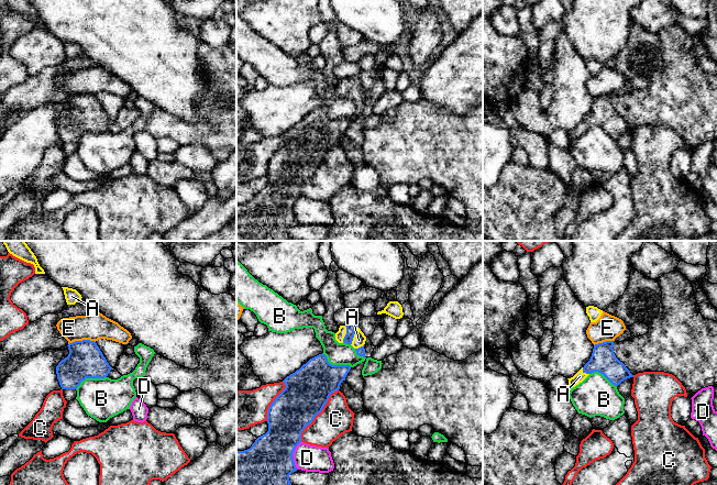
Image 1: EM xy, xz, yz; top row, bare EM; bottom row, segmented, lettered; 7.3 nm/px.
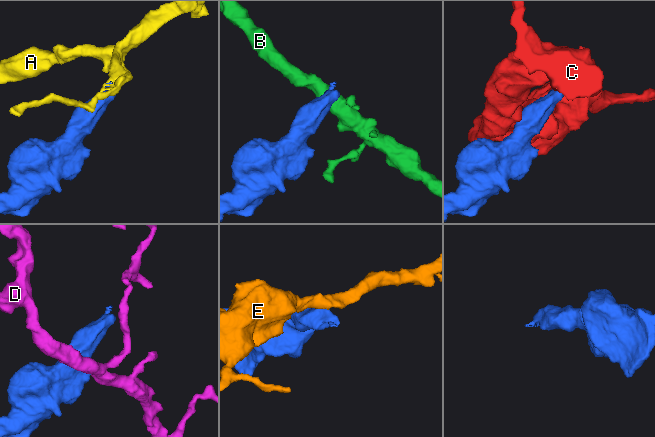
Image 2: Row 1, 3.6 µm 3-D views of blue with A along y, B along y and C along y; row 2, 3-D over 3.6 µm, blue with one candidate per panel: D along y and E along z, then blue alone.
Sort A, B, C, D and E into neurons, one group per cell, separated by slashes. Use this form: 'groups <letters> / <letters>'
groups A / B / C / D / E

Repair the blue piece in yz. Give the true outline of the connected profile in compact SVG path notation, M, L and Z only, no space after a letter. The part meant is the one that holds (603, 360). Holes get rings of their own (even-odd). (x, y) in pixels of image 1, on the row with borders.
M614 341L594 345L589 361L573 377L567 378L570 390L594 372L603 374L615 386L633 377L626 365L616 357L613 346Z

